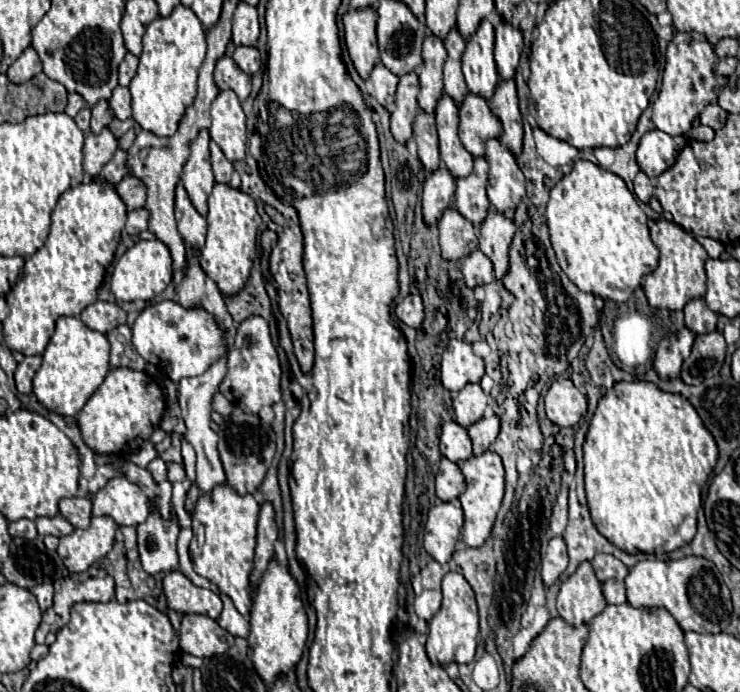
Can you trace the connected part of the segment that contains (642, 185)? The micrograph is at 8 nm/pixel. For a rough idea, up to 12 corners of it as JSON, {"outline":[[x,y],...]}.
{"outline":[[644,172],[634,178],[634,194],[642,202],[654,196],[654,184]]}

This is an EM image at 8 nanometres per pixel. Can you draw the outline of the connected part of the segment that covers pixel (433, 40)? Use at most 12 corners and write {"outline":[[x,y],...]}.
{"outline":[[426,36],[418,104],[432,112],[442,96],[444,40]]}

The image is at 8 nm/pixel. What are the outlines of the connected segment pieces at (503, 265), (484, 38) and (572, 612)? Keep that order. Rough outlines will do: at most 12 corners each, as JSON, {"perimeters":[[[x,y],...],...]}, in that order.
{"perimeters":[[[488,210],[480,226],[480,250],[496,278],[508,272],[508,246],[516,226]],[[482,20],[466,40],[468,90],[490,98],[498,84],[494,28]],[[590,562],[562,582],[558,614],[588,624],[606,608]]]}

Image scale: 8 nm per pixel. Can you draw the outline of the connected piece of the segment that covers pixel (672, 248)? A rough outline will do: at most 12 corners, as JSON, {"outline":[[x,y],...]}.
{"outline":[[650,220],[660,250],[644,278],[652,308],[706,292],[706,250],[674,222]]}

